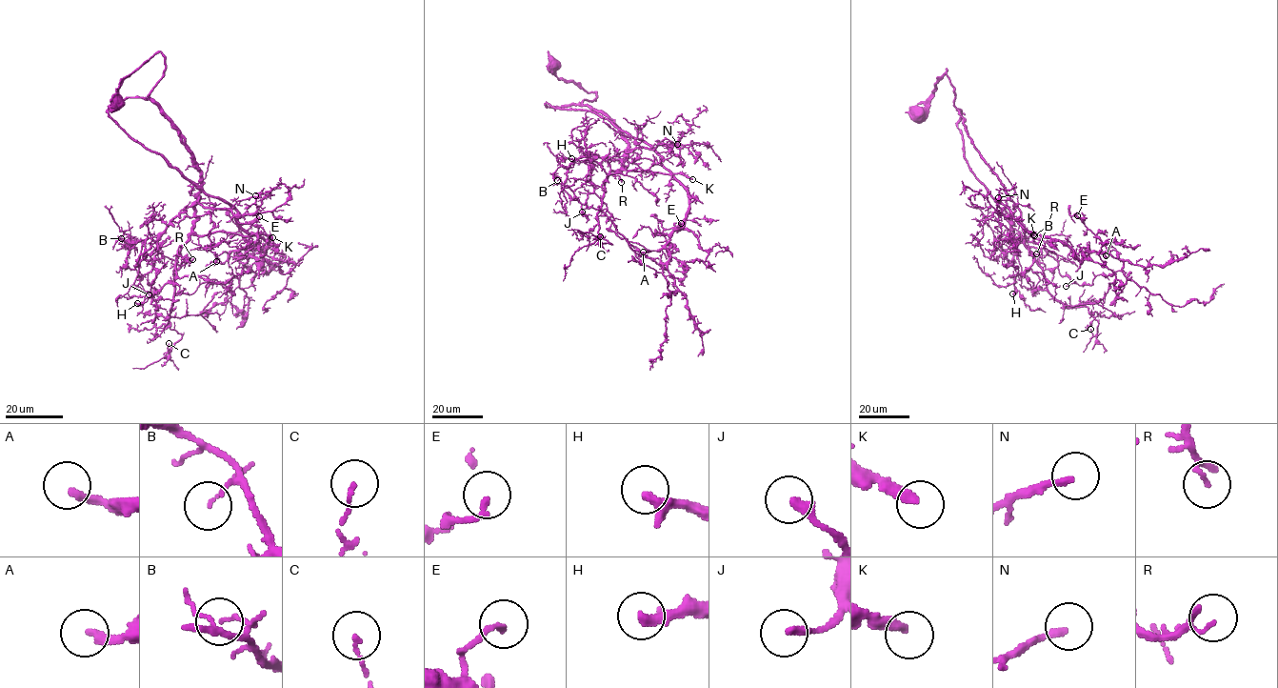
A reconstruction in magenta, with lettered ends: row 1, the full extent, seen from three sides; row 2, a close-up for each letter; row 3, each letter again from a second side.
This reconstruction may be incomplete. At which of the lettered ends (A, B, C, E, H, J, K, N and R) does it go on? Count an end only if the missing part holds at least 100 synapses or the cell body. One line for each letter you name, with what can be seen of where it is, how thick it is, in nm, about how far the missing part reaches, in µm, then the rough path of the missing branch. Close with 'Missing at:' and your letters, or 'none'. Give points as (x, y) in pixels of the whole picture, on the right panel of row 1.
K: Place: (1033, 234). Thickness 300 nm. Missing length about 40 µm. Course of what is missing: (1033, 234), (1044, 235), (1046, 226), (1062, 209), (1070, 212), (1068, 205), (1071, 204)
Missing at: K

